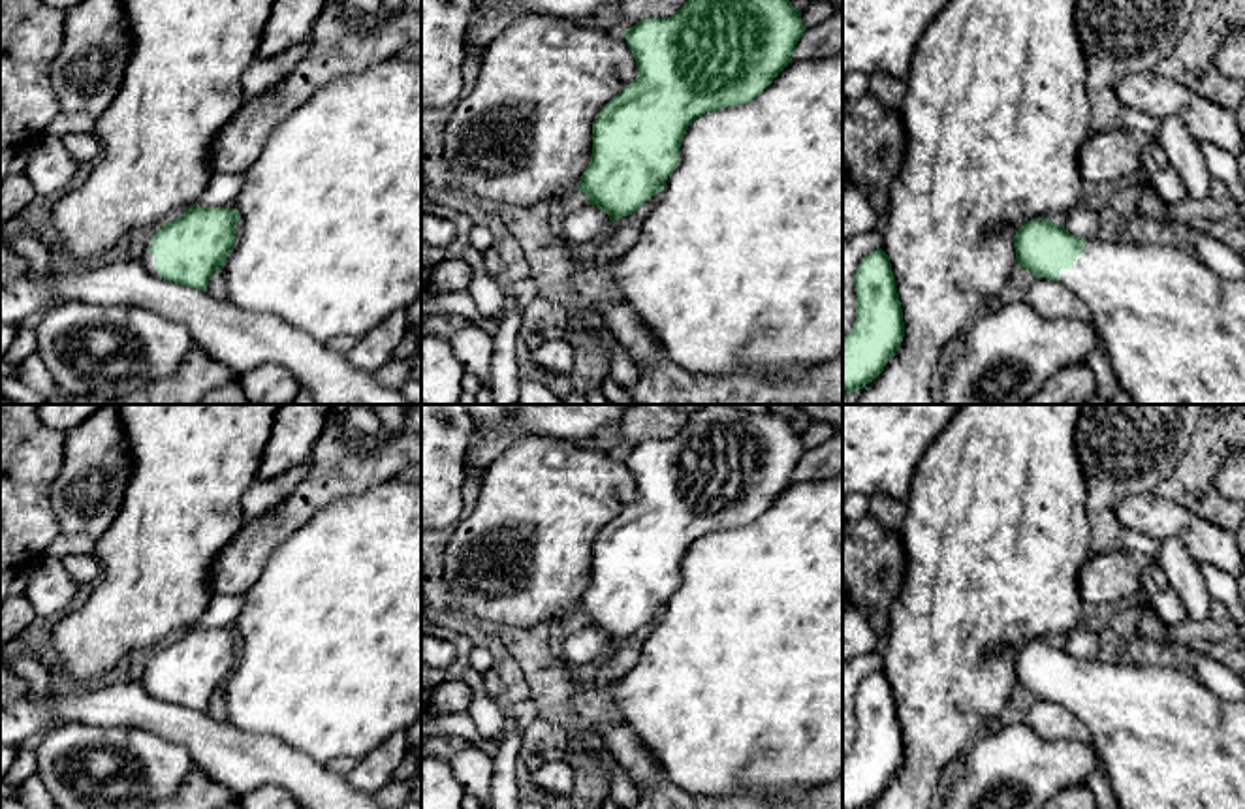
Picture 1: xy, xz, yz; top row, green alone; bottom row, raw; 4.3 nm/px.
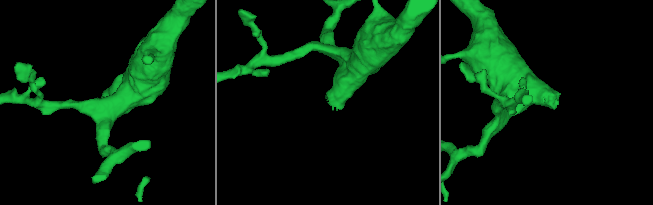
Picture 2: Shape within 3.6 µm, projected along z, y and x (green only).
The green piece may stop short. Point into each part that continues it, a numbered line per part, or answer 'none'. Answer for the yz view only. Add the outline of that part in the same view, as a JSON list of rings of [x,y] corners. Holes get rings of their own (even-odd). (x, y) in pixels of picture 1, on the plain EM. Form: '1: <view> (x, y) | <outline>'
1: yz (1165, 740) | [[[1087,662],[1059,704],[1091,734],[1119,809],[1245,809],[1245,700],[1228,702],[1179,668]]]

